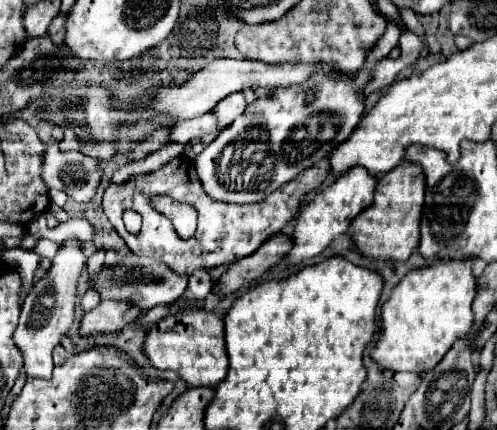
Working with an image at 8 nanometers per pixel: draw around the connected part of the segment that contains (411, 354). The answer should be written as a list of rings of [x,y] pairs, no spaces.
[[[452,259],[410,271],[390,293],[380,313],[380,339],[370,351],[372,361],[392,373],[424,373],[436,367],[448,347],[472,329],[476,279],[470,259]]]

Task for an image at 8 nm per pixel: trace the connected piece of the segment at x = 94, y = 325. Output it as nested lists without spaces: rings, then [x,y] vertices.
[[[100,301],[92,311],[84,313],[80,321],[80,335],[100,335],[100,333],[120,333],[128,323],[132,323],[140,315],[140,309],[126,305]]]

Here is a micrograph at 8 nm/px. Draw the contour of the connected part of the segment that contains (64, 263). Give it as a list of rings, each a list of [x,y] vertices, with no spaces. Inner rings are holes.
[[[68,239],[64,241],[64,247],[56,253],[54,257],[54,265],[50,267],[50,271],[46,273],[44,279],[40,279],[32,293],[26,297],[26,303],[20,311],[20,321],[18,327],[14,331],[14,343],[20,349],[20,353],[24,355],[24,371],[28,373],[28,377],[40,377],[40,379],[48,379],[52,375],[54,363],[52,363],[52,349],[60,343],[60,339],[66,335],[66,331],[70,329],[72,321],[74,321],[74,307],[76,307],[76,283],[78,277],[82,273],[84,267],[84,253],[78,247],[78,239]]]

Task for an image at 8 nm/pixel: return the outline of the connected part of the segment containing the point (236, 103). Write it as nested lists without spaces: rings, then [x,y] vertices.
[[[236,93],[236,95],[228,95],[226,99],[222,99],[212,113],[216,115],[216,123],[218,127],[228,127],[236,117],[240,117],[244,113],[246,101],[244,101],[244,93]]]

